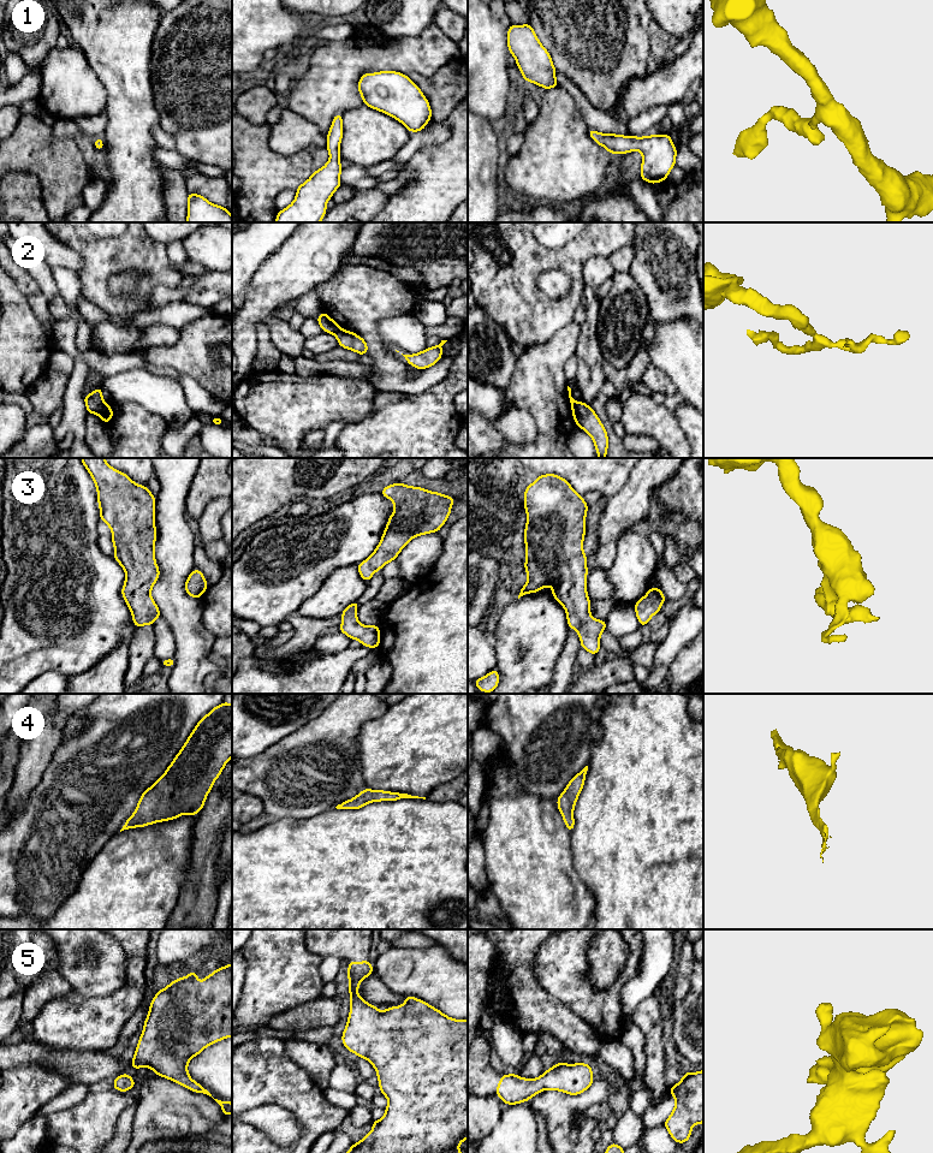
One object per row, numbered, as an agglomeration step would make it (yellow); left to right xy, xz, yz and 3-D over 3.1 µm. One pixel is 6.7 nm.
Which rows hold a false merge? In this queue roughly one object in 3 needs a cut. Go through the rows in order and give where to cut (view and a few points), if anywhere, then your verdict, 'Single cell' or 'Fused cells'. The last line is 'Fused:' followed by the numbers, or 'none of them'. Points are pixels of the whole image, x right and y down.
1: No split. Single cell
2: Split along xy (106, 404), (96, 414). Fused cells
3: No split. Single cell
4: No split. Single cell
5: No split. Single cell
Fused: 2

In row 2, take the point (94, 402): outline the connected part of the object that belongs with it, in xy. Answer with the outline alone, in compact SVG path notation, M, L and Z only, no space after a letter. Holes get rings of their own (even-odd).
M101 386L93 391L90 394L83 397L88 414L97 415L105 406L106 403L102 398Z

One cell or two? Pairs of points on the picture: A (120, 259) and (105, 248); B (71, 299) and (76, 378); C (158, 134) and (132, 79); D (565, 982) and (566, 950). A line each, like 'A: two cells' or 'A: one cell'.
A: one cell
B: two cells
C: two cells
D: one cell

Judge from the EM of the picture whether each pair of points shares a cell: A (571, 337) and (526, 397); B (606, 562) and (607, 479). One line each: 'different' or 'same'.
A: same
B: different

